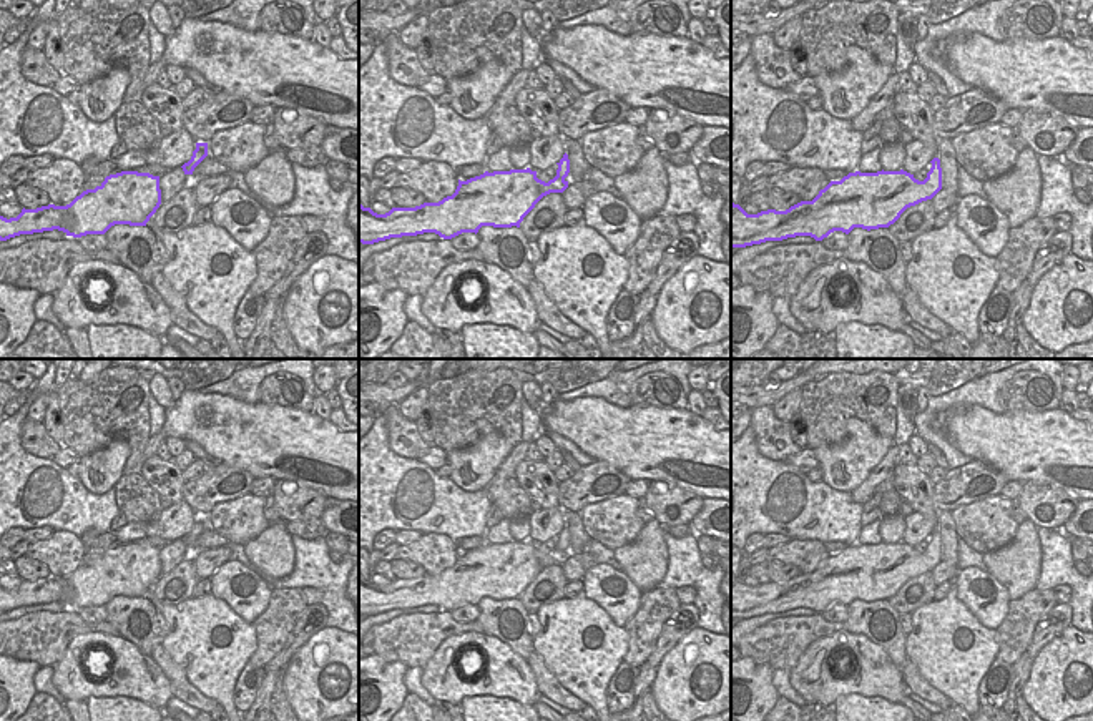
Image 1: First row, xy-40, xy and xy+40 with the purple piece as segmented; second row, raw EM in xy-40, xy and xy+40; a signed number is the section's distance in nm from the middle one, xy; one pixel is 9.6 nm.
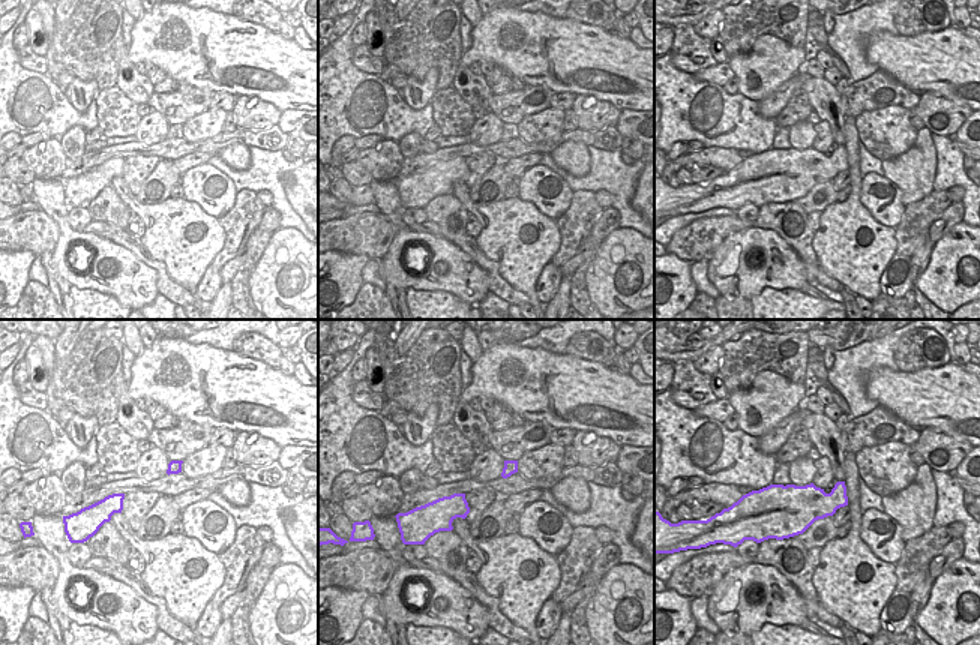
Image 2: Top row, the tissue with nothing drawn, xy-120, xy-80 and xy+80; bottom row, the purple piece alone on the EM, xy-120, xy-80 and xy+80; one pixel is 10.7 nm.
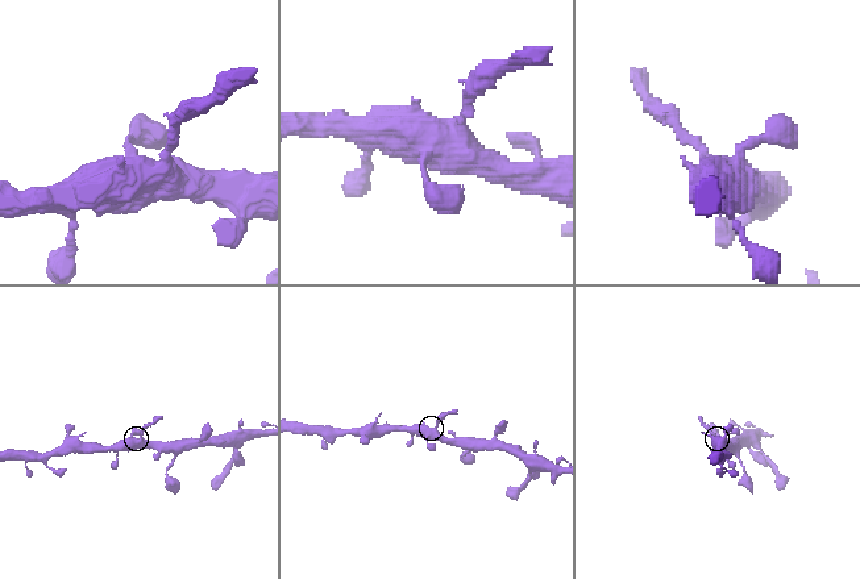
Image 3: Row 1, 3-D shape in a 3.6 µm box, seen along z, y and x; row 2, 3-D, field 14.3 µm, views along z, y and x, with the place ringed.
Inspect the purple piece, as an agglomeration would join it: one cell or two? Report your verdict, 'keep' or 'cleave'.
keep

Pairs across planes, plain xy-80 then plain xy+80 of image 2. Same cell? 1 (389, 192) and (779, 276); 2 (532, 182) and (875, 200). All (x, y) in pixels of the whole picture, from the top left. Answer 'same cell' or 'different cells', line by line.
1: same cell
2: same cell

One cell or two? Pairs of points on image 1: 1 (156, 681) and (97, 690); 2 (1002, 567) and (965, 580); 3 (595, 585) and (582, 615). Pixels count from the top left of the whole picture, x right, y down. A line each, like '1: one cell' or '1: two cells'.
1: one cell
2: two cells
3: two cells

